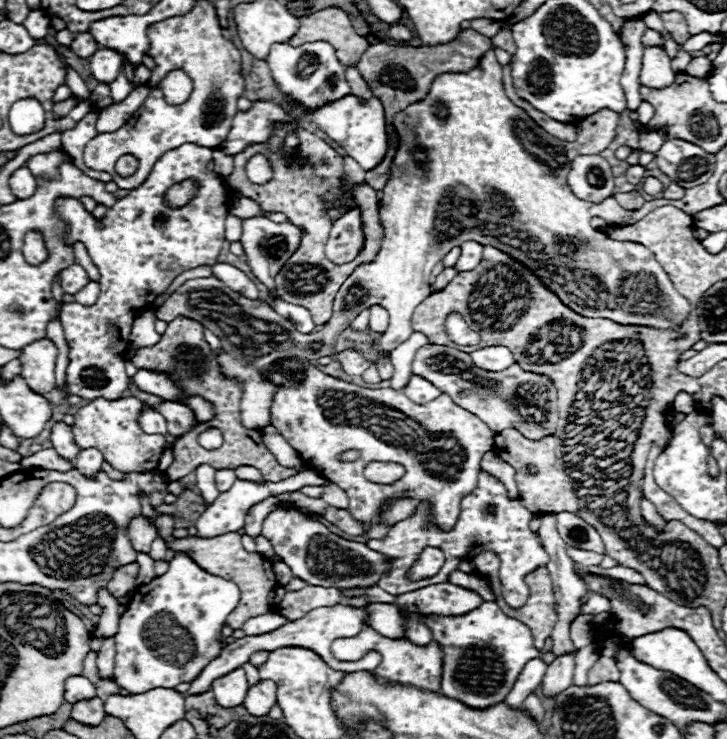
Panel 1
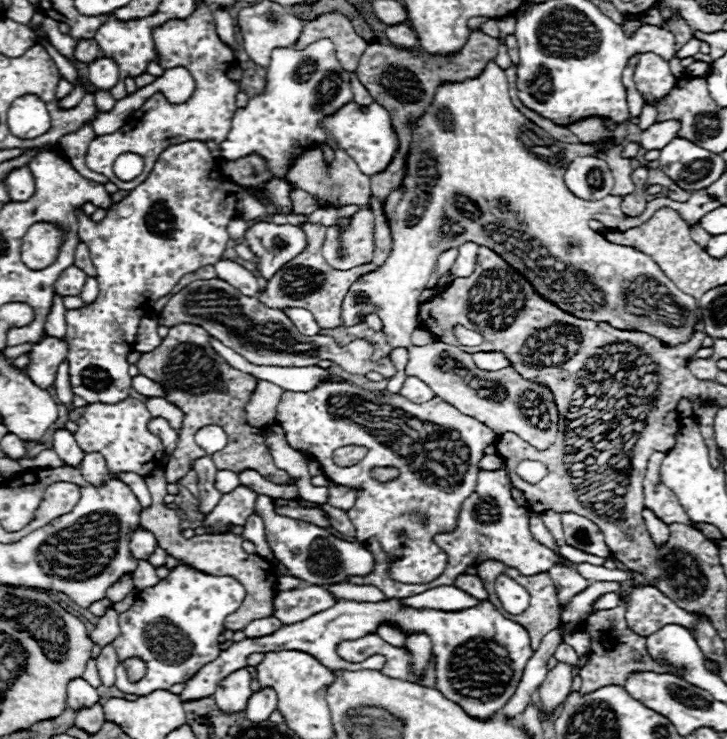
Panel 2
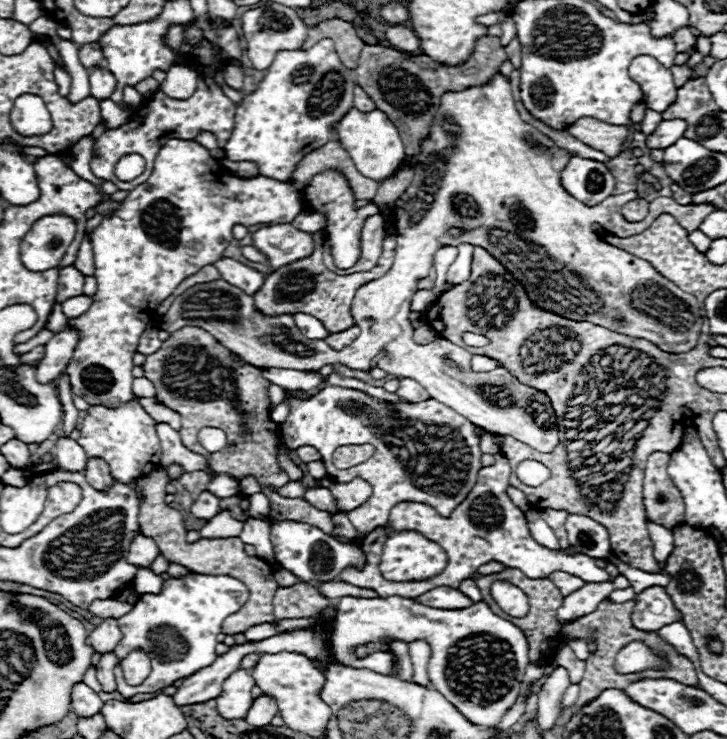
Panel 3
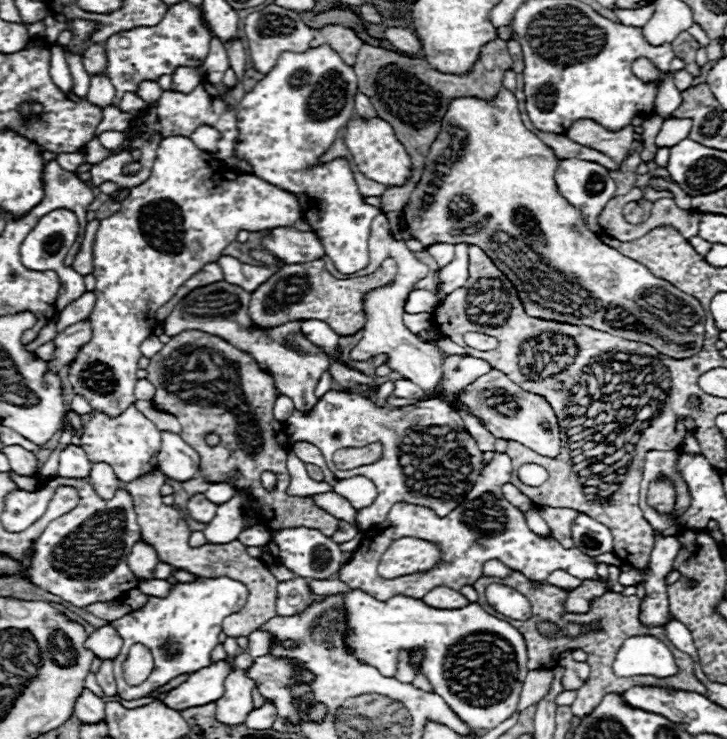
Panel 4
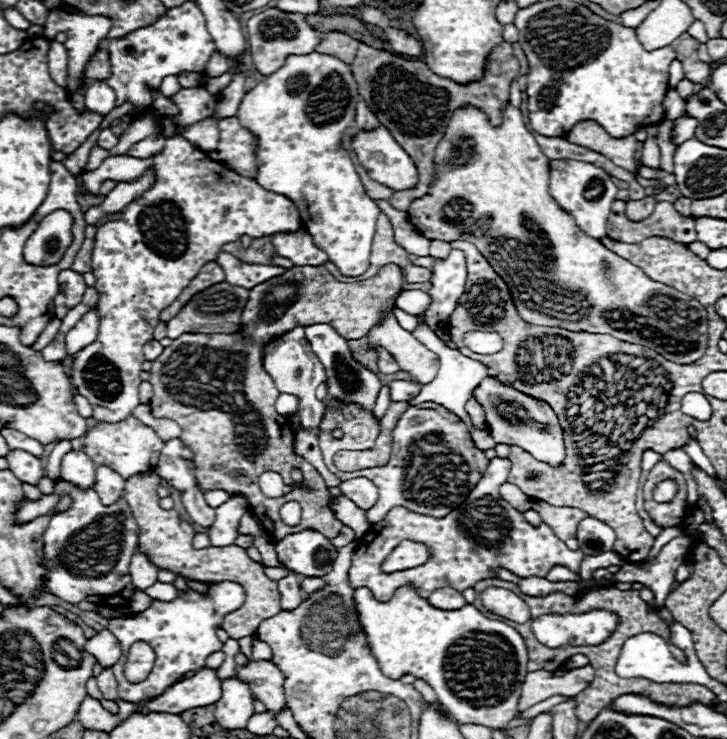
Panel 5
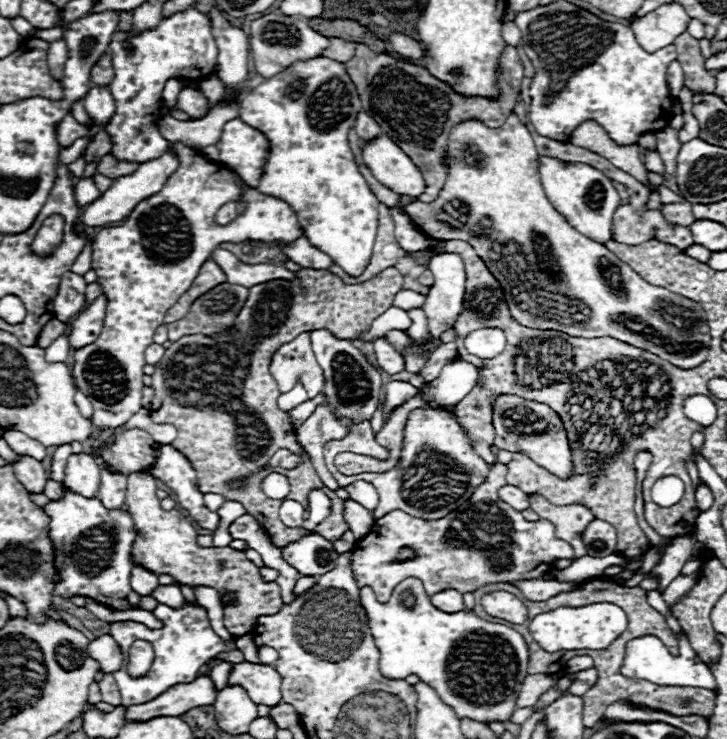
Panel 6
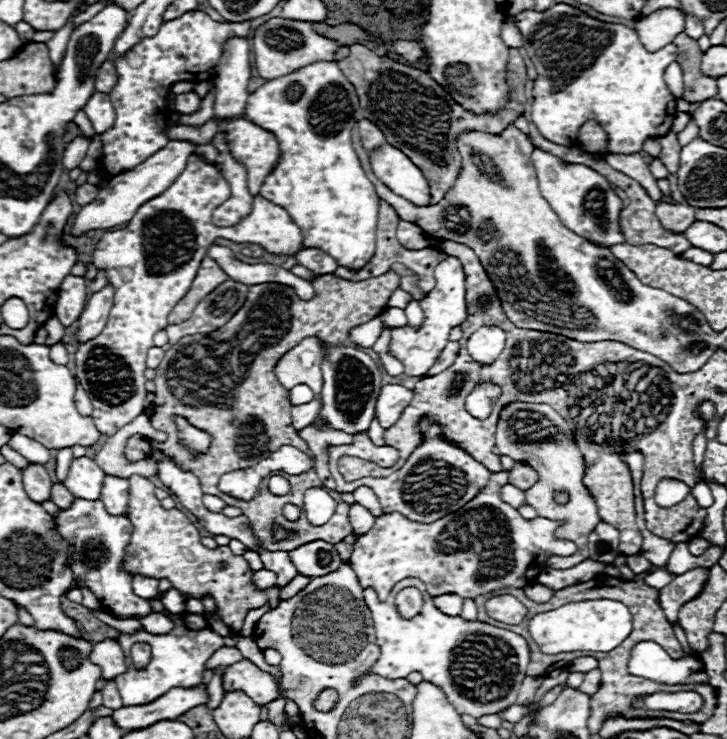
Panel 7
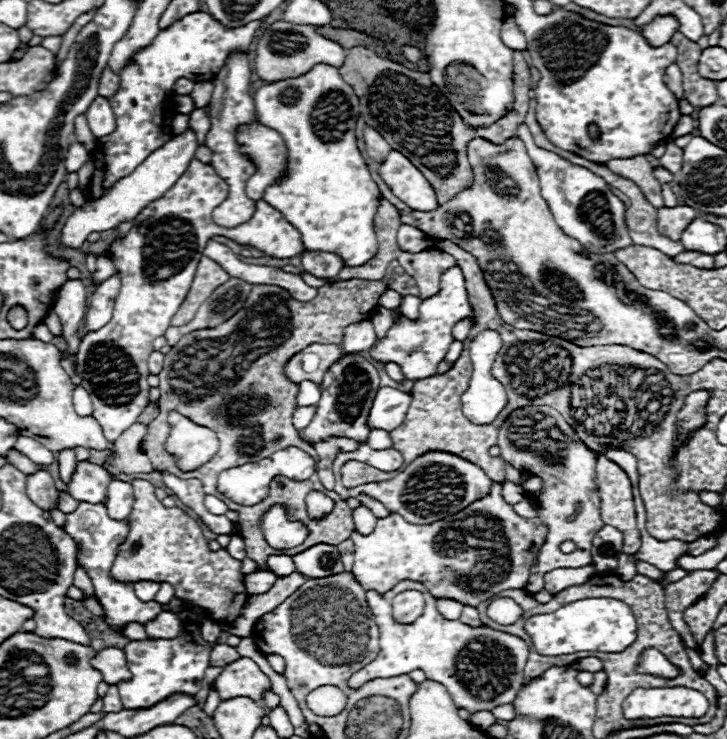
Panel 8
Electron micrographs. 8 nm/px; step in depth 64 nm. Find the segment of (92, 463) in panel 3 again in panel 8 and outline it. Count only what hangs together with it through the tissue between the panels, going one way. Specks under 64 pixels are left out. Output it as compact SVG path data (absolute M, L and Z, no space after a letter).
M112 478L106 492L108 516L114 516L114 520L128 520L132 512L132 502L134 502L132 484Z

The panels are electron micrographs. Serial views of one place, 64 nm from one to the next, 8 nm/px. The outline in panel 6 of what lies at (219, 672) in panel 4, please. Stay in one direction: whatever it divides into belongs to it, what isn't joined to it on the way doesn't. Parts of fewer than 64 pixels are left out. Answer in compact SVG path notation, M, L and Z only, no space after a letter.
M200 674L196 680L192 680L192 682L188 682L188 684L176 684L174 688L166 690L162 696L150 700L150 702L146 702L146 704L130 706L130 708L126 710L126 722L130 722L130 720L150 720L150 718L154 718L154 716L180 716L180 714L184 714L184 712L188 712L188 710L192 710L192 708L214 704L214 702L216 702L216 696L218 696L218 692L216 692L216 686L214 686L214 682L210 680L210 676Z

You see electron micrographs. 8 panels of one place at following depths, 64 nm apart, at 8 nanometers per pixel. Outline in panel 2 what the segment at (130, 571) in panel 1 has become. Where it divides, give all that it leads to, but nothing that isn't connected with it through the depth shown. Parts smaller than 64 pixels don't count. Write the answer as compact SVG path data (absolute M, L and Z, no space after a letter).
M124 574L116 584L112 584L112 588L108 588L106 598L108 598L110 602L120 602L120 600L124 600L132 590L134 590L134 586L132 586L132 574Z

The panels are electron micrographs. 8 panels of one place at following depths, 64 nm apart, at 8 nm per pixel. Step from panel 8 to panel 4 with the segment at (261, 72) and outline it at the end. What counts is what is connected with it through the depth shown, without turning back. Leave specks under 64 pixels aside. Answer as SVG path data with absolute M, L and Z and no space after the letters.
M268 4L260 12L248 14L244 18L244 32L248 38L248 50L250 50L252 64L262 74L266 74L266 72L270 72L270 68L274 68L274 64L282 52L304 52L304 50L308 50L308 44L314 38L312 30L302 22L298 12L286 10L276 4Z

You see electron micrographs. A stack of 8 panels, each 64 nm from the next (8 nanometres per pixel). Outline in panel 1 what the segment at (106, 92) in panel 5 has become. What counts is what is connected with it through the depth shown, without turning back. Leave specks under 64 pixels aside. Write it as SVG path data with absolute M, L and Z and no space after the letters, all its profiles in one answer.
M98 48L90 56L90 68L98 82L112 82L122 70L122 56L112 48Z

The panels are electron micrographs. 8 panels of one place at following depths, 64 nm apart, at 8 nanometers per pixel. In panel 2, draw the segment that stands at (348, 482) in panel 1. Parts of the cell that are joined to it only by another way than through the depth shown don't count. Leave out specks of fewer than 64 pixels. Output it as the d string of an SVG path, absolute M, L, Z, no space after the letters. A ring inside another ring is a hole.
M334 380L322 382L310 392L284 392L276 408L276 420L278 426L282 426L284 430L286 442L294 450L308 450L310 456L320 462L326 478L330 478L334 484L358 490L356 504L348 510L348 516L356 526L356 538L378 538L386 552L402 554L402 560L390 570L394 580L422 584L442 574L446 566L446 554L434 544L432 538L439 532L454 530L462 500L466 500L474 492L480 472L478 462L484 456L484 448L496 440L496 434L488 426L484 426L472 416L462 414L442 398L414 404L402 394L390 394L386 390L370 392L350 382ZM348 444L366 446L368 454L362 458L362 462L350 468L340 468L334 464L332 454L336 448ZM374 466L396 466L400 470L400 476L394 482L386 484L374 482L374 478L370 478L370 468ZM402 532L406 534L405 541L400 541Z

